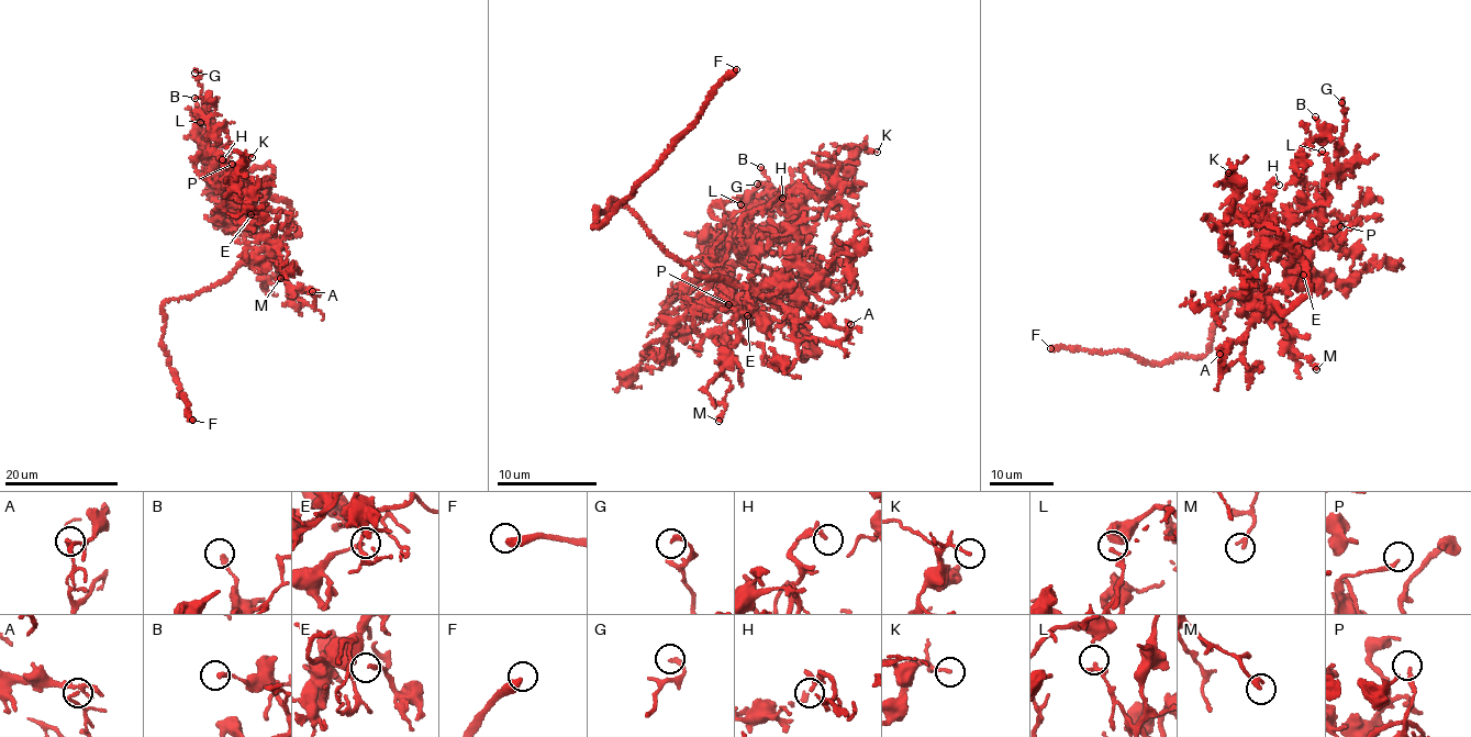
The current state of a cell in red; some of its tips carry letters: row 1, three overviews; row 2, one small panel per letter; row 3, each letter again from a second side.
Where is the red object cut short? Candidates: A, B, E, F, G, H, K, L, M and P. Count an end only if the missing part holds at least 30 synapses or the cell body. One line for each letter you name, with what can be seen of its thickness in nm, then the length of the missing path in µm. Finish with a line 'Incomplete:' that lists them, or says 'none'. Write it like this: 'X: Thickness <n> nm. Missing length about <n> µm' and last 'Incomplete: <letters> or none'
F: Thickness 420 nm. Missing length about 25 µm
H: Thickness 150 nm. Missing length about 20 µm
Incomplete: F, H

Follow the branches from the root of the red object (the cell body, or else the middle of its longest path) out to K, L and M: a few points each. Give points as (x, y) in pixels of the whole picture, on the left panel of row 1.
K: (285, 237), (298, 232), (290, 205), (267, 192), (271, 178), (255, 194), (225, 194), (237, 163), (252, 157)
L: (285, 237), (298, 232), (290, 205), (259, 183), (272, 166), (223, 175), (231, 149), (211, 143), (200, 122)
M: (285, 237), (268, 243), (246, 263), (258, 263), (263, 276), (280, 278)

